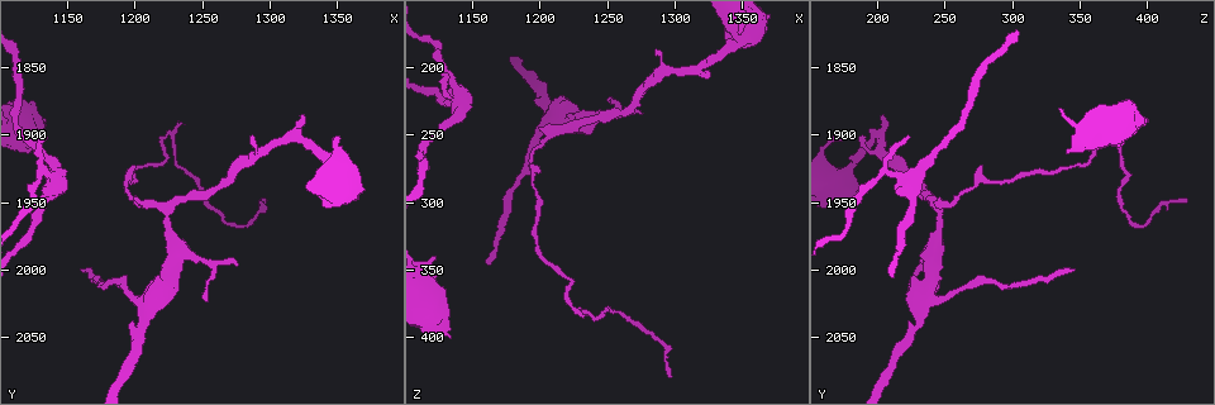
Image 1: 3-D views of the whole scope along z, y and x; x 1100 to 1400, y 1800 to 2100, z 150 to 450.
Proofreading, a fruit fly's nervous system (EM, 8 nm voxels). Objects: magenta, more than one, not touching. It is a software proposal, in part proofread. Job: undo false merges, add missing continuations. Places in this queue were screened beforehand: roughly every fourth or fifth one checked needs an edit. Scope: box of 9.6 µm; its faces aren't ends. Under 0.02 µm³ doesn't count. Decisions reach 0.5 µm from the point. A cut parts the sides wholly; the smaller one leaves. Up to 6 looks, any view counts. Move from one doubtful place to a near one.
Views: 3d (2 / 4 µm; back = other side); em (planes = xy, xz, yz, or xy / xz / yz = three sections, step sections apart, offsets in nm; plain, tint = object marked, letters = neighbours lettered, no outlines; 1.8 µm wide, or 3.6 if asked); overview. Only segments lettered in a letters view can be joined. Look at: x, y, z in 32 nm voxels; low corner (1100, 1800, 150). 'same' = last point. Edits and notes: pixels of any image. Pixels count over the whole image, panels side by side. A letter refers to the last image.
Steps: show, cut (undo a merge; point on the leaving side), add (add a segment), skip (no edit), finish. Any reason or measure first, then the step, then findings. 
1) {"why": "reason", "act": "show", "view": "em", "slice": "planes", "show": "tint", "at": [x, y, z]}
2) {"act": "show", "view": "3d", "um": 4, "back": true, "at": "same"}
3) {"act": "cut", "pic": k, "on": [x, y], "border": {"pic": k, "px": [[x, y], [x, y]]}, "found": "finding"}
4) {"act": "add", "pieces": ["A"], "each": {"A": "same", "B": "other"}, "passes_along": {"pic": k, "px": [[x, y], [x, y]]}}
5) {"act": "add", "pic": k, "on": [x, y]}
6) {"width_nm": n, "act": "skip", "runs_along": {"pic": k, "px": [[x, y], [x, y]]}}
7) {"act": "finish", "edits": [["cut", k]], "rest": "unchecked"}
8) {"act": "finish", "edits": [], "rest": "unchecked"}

{"why": "stops while still wide", "act": "show", "view": "em", "slice": "planes", "show": "letters", "at": [1124, 1912, 338]}

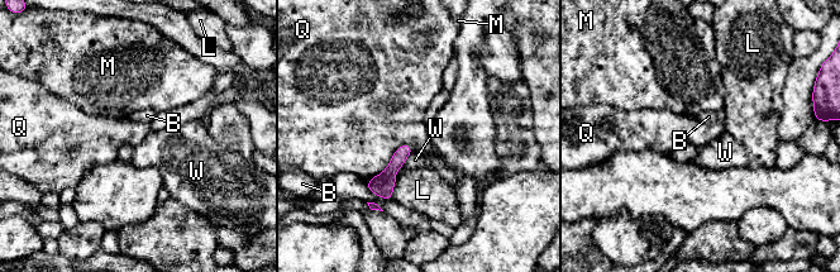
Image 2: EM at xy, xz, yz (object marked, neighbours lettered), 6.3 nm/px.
{"act": "skip", "each": {"B": "other", "L": "other", "M": "other", "Q": "other", "W": "other"}, "found": "no lettered segment goes on from it"}

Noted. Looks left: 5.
{"why": "end of a long branch", "act": "show", "view": "3d", "um": 2, "at": [1162, 2002, 346]}

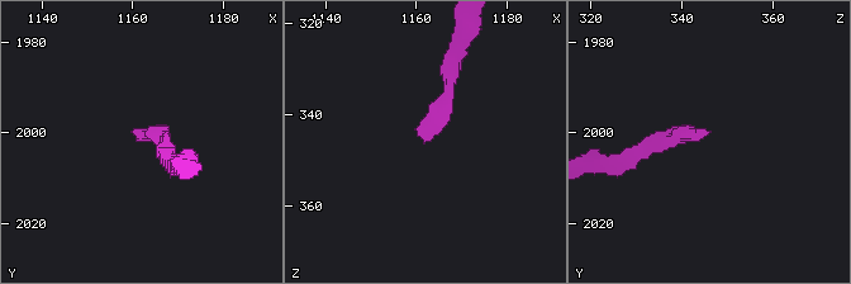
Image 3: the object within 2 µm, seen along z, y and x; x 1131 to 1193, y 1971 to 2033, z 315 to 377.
{"act": "show", "view": "em", "slice": "planes", "show": "tint", "at": [1162, 2002, 345]}

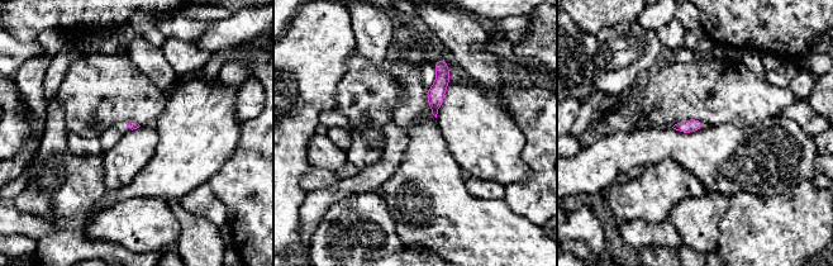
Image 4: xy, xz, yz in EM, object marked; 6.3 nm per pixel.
{"act": "show", "view": "em", "slice": "planes", "show": "letters", "at": "same"}

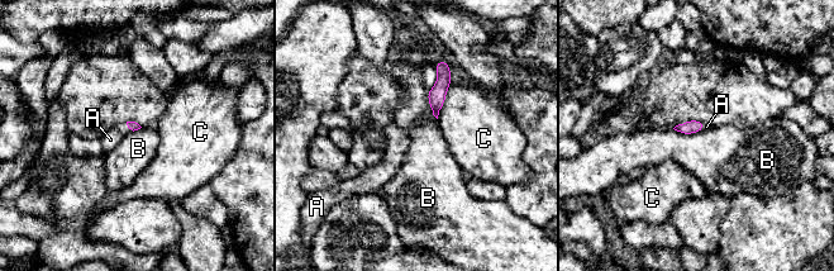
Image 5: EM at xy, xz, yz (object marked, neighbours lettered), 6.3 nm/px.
{"longest_contact_nm": ["C", 240], "act": "add", "pieces": ["A"], "each": {"A": "same", "B": "other", "C": "other"}, "passes_along": {"pic": 5, "px": [[133, 126], [128, 127], [110, 139]]}, "found": "the neuron continues"}

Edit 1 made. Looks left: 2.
{"act": "finish", "edits": [["add", 5]], "rest": "unchecked"}

